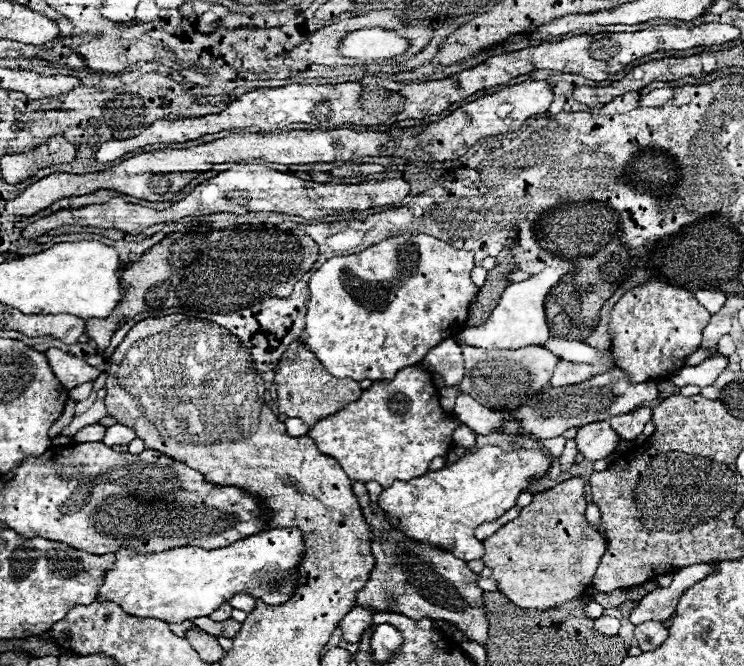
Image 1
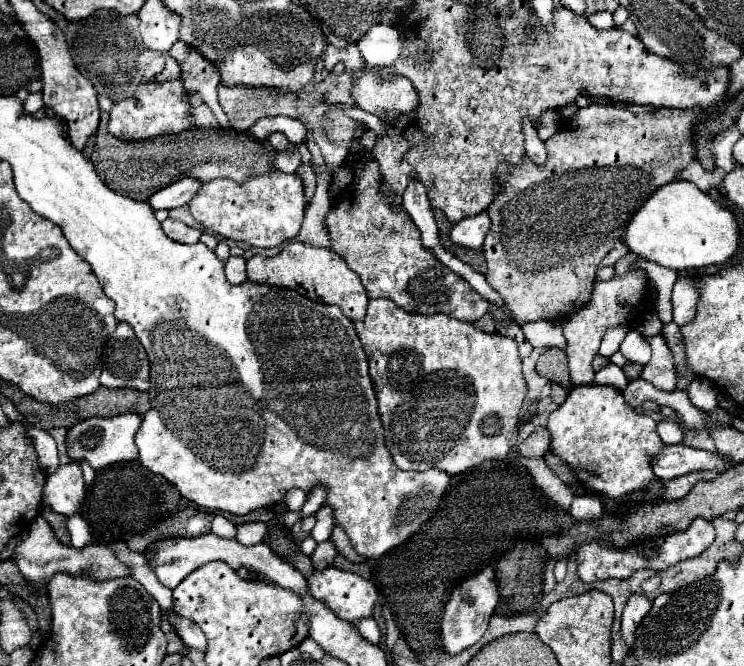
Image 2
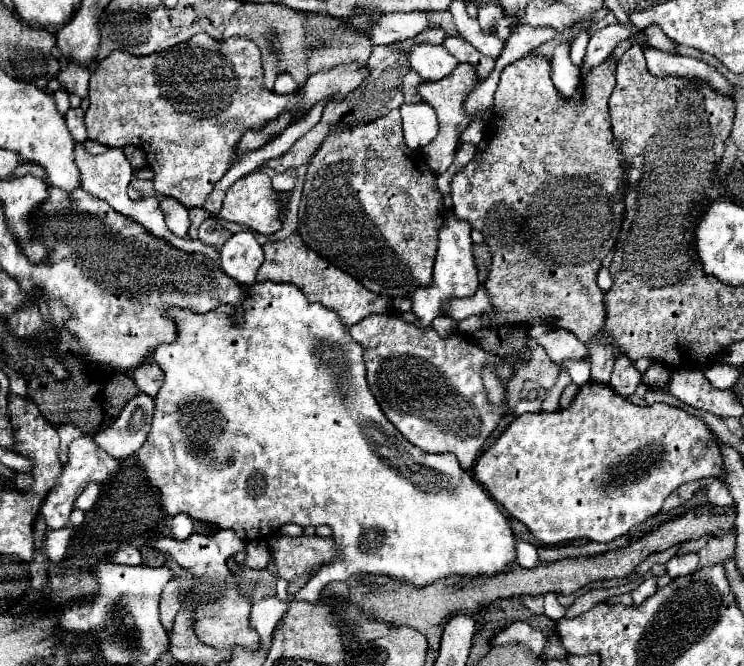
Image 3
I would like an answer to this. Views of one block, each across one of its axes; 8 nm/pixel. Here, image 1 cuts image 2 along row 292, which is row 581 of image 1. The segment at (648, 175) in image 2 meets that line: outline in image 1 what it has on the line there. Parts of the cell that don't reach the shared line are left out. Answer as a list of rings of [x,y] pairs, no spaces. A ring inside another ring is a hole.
[[[570,478],[552,490],[534,494],[530,506],[494,536],[484,540],[484,564],[492,568],[498,588],[520,608],[546,610],[560,602],[580,598],[592,584],[592,576],[600,564],[608,542],[584,518],[586,498],[584,480]]]

